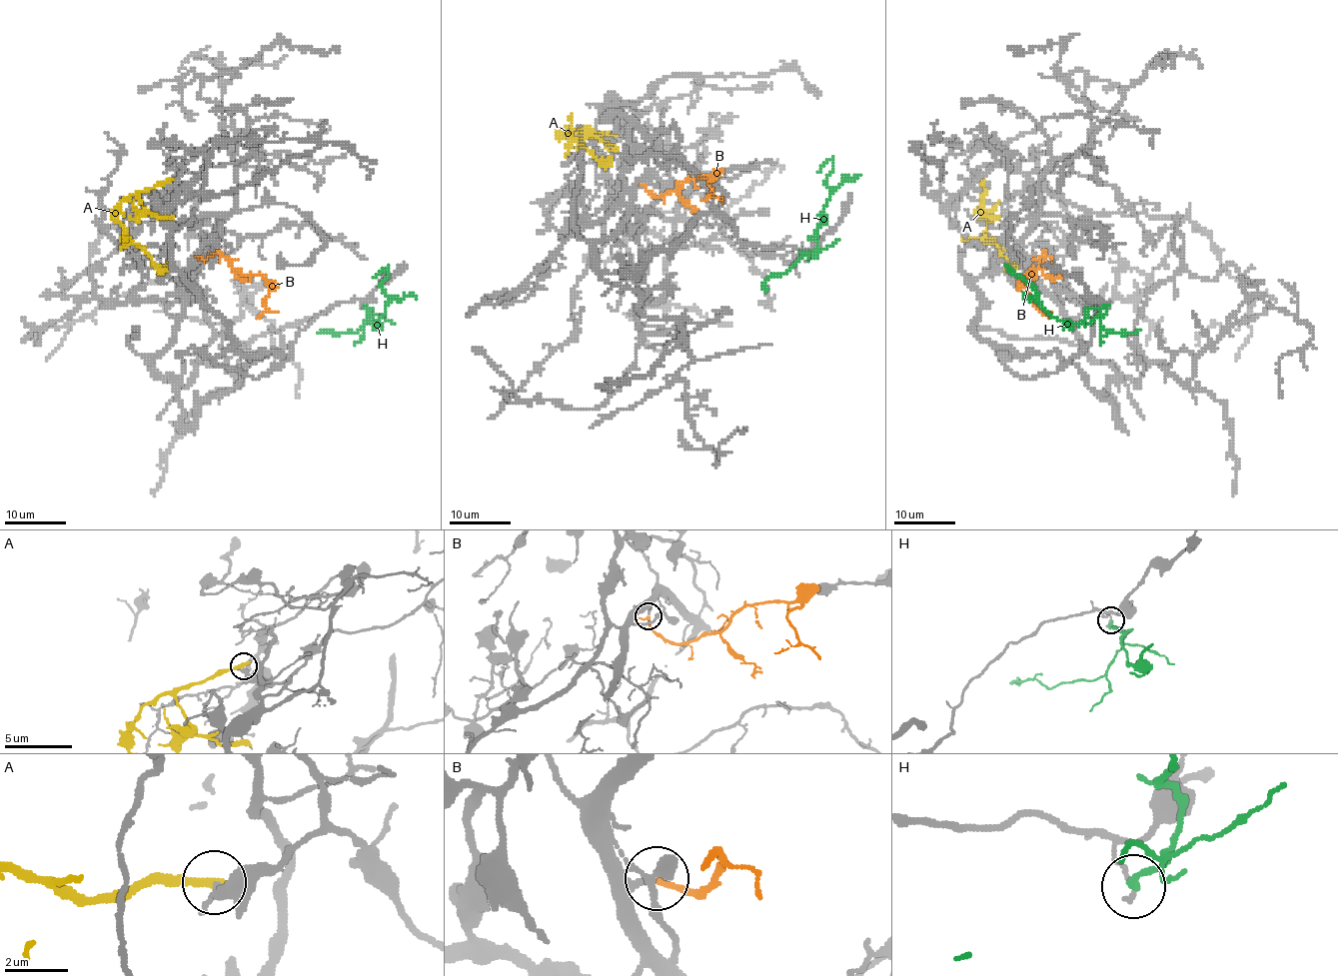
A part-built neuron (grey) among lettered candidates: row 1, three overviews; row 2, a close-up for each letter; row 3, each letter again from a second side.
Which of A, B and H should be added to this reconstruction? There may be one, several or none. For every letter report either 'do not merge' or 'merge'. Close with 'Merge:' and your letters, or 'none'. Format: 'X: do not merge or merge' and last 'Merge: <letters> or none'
A: do not merge
B: merge
H: do not merge
Merge: B

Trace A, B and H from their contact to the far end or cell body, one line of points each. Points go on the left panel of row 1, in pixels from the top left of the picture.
A: (169, 181), (129, 195), (121, 203), (116, 220), (129, 238), (166, 272)
B: (200, 257), (220, 252), (244, 275), (264, 278), (268, 311), (257, 317)
H: (365, 305), (372, 309), (372, 325), (385, 314), (388, 297), (382, 286), (389, 272), (385, 269), (372, 277)

